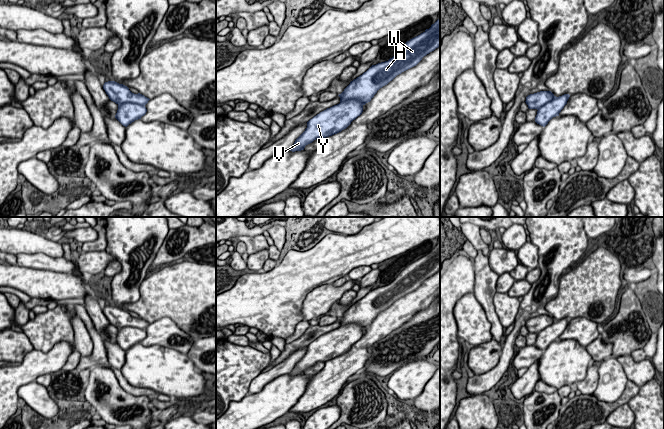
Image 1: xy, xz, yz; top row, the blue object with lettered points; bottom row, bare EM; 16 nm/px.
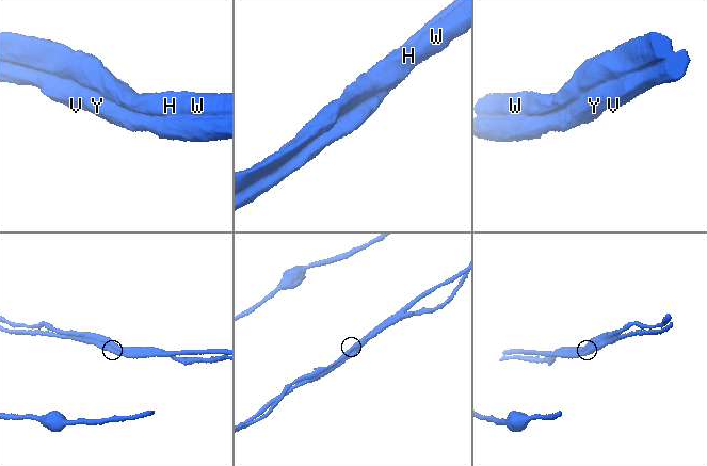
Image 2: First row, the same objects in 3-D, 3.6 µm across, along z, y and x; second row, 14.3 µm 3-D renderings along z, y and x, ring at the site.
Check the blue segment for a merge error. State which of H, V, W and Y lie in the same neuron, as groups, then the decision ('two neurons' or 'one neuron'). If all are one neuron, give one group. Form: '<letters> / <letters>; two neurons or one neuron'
H V W Y; one neuron

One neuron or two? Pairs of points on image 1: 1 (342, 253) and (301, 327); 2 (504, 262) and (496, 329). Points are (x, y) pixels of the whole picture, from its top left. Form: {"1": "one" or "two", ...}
{"1": "two", "2": "two"}

